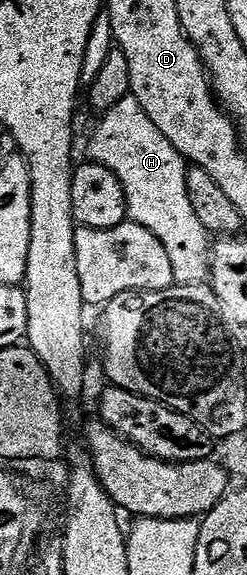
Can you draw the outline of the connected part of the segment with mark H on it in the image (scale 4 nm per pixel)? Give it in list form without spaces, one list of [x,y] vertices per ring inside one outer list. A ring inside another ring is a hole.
[[[129,94],[113,109],[102,112],[99,124],[91,135],[86,158],[101,165],[121,181],[127,202],[127,219],[141,225],[165,245],[169,262],[173,264],[176,287],[201,287],[211,277],[212,236],[197,221],[197,213],[189,201],[187,188],[187,160],[169,145],[165,133],[149,121],[149,113],[141,109],[141,101]]]

